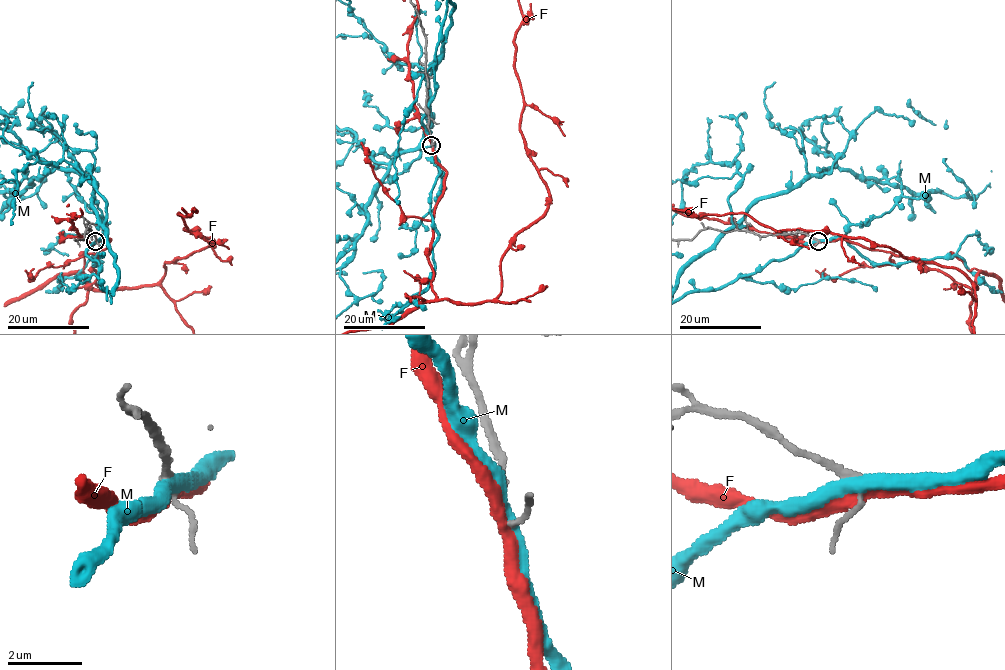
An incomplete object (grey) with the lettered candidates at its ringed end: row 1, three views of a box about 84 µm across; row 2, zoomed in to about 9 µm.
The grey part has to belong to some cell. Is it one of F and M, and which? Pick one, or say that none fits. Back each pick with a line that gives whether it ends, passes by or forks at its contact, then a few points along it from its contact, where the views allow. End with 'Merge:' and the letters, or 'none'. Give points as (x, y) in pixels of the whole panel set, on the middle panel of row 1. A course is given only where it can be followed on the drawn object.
Merge: none

